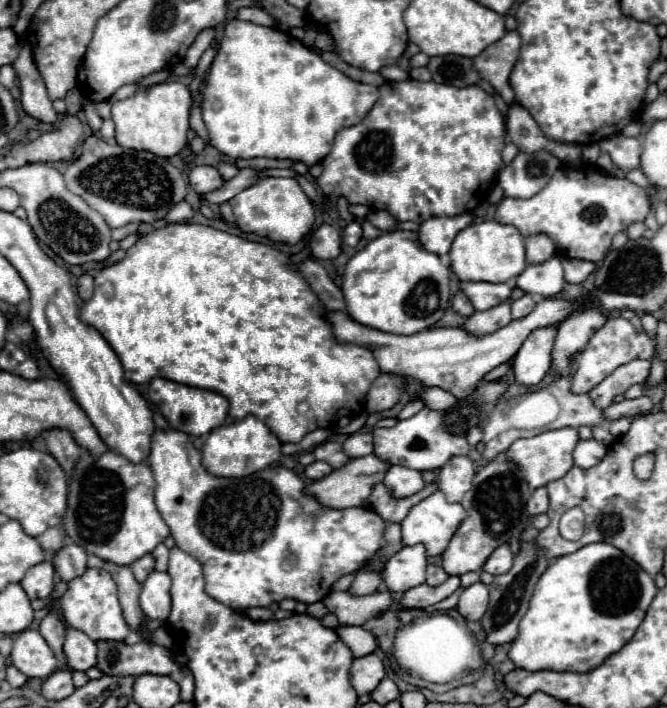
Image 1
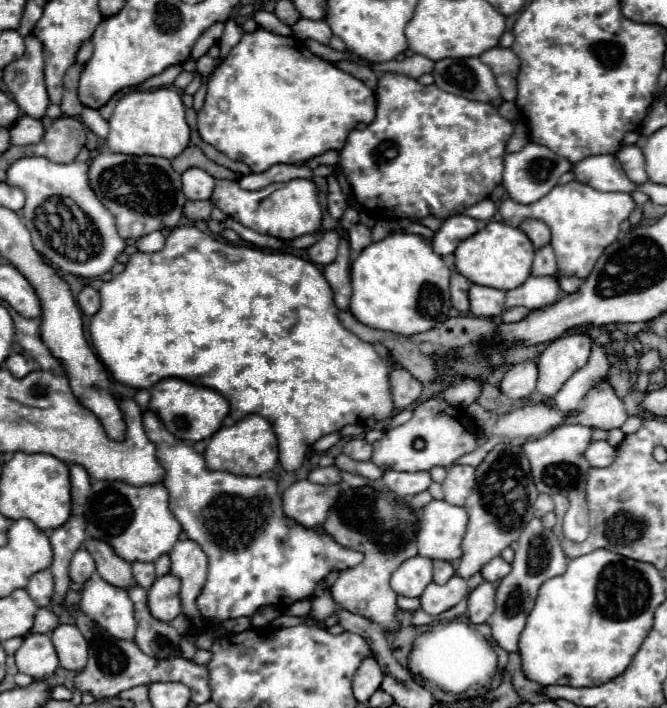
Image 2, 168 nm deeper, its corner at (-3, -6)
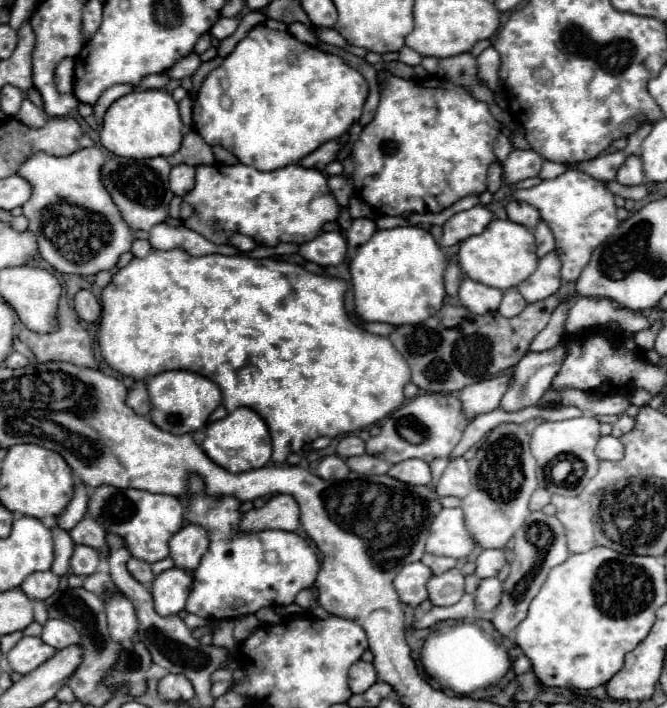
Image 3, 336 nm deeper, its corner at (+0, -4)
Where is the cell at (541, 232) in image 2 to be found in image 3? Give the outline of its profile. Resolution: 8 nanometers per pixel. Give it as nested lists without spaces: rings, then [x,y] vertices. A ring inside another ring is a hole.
[[[511,200],[507,204],[507,218],[511,222],[517,222],[517,224],[523,224],[527,228],[535,228],[537,222],[541,220],[537,208],[533,208],[531,204],[525,204],[525,202],[517,202],[517,200]]]

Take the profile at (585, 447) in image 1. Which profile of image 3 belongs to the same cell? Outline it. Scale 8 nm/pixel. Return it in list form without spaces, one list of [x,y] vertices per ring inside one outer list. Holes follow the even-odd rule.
[[[601,436],[601,440],[597,442],[597,448],[595,448],[595,454],[599,460],[621,460],[625,454],[625,448],[619,438]]]

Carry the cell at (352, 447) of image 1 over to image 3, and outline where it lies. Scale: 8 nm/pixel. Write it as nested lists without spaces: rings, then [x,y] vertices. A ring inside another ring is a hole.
[[[345,436],[345,438],[339,440],[339,444],[337,444],[337,454],[339,454],[341,458],[365,454],[365,442],[363,442],[359,436]]]

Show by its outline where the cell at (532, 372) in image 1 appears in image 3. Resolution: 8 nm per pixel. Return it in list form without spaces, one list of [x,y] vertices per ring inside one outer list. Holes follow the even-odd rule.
[[[497,376],[497,378],[489,378],[489,380],[481,380],[477,384],[471,384],[469,388],[463,388],[459,392],[463,416],[467,420],[473,420],[479,414],[495,410],[499,406],[501,396],[509,388],[509,382],[511,382],[509,376]]]

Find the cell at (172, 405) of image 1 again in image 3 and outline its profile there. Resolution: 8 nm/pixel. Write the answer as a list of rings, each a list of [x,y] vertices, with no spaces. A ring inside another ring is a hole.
[[[169,370],[161,372],[147,382],[151,396],[151,412],[149,418],[155,426],[171,434],[187,434],[203,428],[207,424],[209,414],[221,404],[221,390],[209,378],[189,372],[189,370]]]

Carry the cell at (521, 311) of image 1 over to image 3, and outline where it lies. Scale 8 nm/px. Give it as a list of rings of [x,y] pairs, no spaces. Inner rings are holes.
[[[511,288],[511,290],[505,290],[503,292],[503,300],[501,300],[501,306],[499,306],[499,314],[501,316],[507,316],[507,318],[511,318],[511,316],[517,316],[523,308],[525,308],[525,298],[515,290],[515,288]]]

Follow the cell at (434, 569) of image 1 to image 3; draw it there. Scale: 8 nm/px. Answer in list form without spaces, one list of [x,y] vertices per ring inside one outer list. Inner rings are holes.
[[[425,554],[425,556],[421,558],[421,562],[427,564],[427,566],[433,570],[433,574],[443,574],[443,572],[447,572],[447,570],[451,570],[451,568],[457,566],[457,560],[455,560],[455,558],[435,556],[435,554]]]

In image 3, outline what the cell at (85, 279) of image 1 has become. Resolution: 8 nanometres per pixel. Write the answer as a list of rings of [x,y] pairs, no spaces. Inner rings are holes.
[[[79,290],[75,296],[75,312],[85,322],[97,322],[101,314],[101,304],[89,290]]]

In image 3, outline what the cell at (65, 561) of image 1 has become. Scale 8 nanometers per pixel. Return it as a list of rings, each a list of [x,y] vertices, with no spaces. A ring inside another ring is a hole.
[[[79,544],[79,546],[75,546],[73,556],[71,556],[71,572],[77,576],[89,576],[97,570],[99,558],[101,558],[101,554],[95,548]]]

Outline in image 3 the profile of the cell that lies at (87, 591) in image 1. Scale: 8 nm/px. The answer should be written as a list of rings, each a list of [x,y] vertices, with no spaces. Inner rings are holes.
[[[115,594],[105,600],[107,602],[107,618],[109,618],[109,634],[115,642],[131,640],[137,634],[137,614],[123,594]]]

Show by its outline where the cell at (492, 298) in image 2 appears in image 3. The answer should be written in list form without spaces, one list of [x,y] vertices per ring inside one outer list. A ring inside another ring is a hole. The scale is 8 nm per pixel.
[[[465,278],[461,282],[461,288],[459,288],[461,304],[477,314],[495,312],[501,304],[501,298],[503,298],[501,290],[487,286],[487,284],[481,284],[481,282],[475,282],[471,278]]]

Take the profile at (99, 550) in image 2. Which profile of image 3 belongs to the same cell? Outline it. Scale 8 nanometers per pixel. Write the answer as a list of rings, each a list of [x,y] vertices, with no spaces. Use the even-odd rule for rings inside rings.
[[[89,514],[85,516],[85,520],[81,520],[77,524],[77,528],[73,528],[73,532],[69,532],[75,544],[85,544],[91,546],[95,550],[99,550],[101,554],[107,554],[107,544],[105,544],[105,530],[101,528],[101,524],[97,524],[97,520],[93,520]]]

